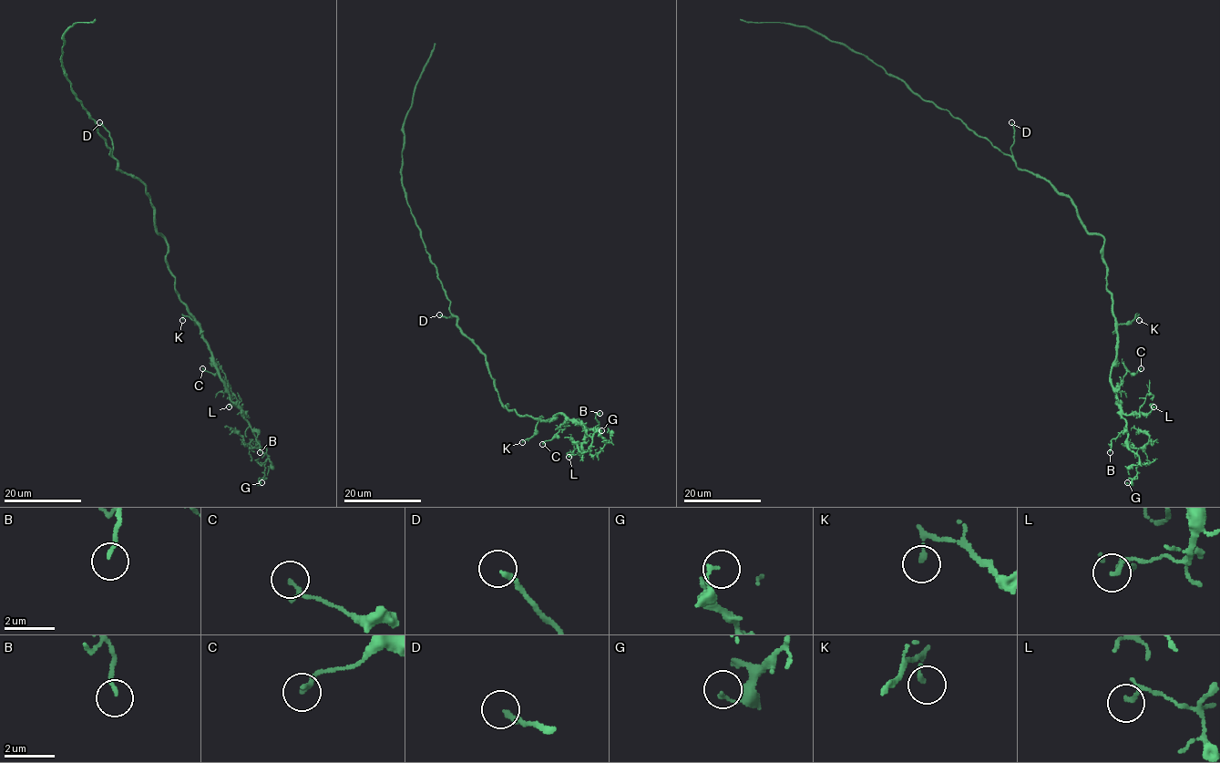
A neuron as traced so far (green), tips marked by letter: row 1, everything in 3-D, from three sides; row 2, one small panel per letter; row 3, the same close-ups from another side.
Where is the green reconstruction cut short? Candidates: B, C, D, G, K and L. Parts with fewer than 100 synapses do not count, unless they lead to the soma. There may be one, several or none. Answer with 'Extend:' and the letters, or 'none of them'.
Extend: D

